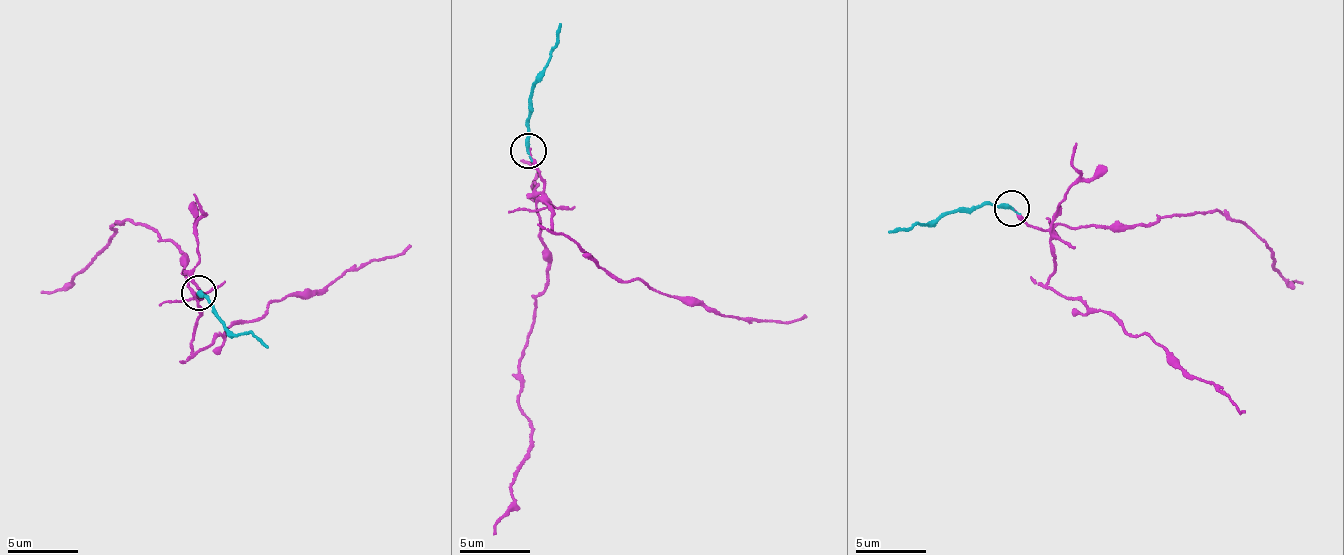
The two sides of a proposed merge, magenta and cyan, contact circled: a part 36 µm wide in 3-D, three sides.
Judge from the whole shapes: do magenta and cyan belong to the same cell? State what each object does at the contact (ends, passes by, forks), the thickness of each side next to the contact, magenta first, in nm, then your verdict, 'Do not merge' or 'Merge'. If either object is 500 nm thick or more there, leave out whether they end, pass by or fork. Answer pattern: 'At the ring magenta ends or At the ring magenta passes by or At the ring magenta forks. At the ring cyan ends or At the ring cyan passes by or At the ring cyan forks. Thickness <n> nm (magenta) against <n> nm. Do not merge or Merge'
At the ring magenta ends. At the ring cyan ends. Thickness 190 nm (magenta) against 320 nm. Do not merge

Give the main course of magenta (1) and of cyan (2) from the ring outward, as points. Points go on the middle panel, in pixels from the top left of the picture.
1: (527, 152), (542, 175), (537, 216), (549, 278), (536, 300), (522, 359), (521, 414), (533, 448), (492, 534)
2: (527, 152), (532, 81), (543, 70), (560, 21)

